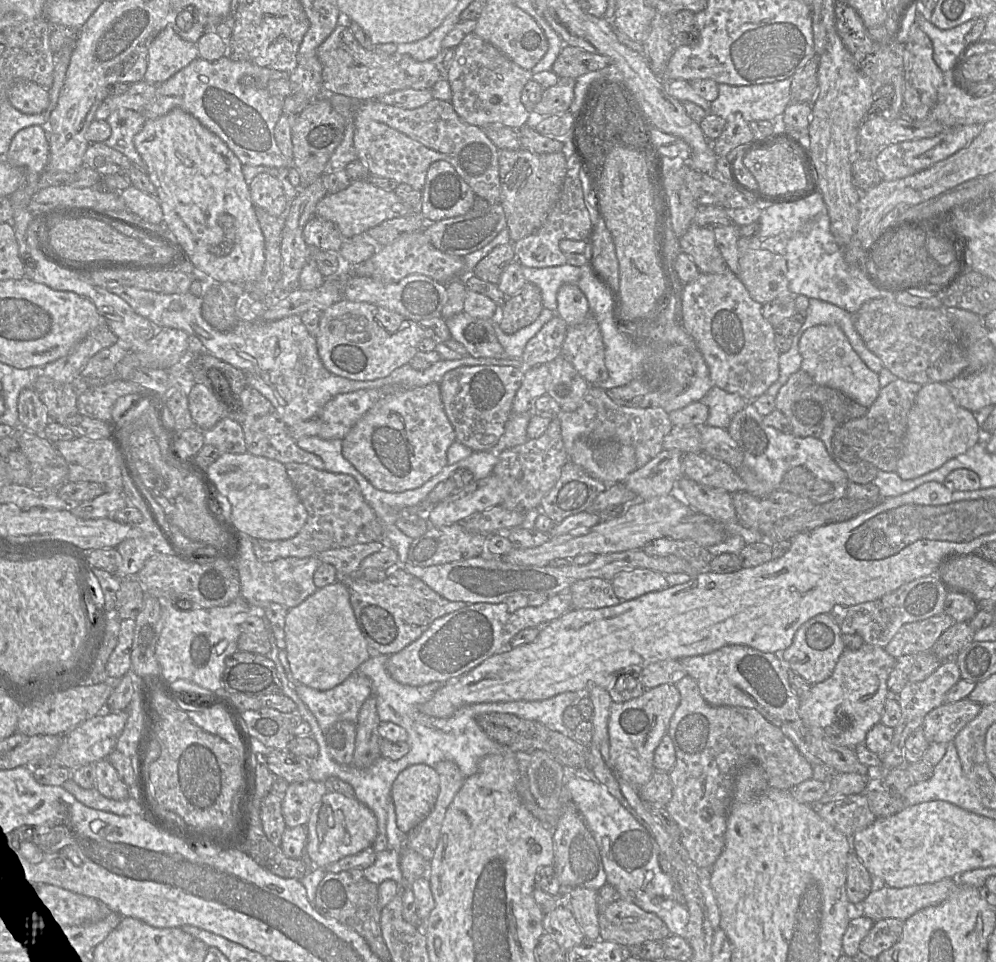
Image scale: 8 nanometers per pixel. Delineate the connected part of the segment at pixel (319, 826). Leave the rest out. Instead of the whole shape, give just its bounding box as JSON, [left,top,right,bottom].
[306,791,378,869]

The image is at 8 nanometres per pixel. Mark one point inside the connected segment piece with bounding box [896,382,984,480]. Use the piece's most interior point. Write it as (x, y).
(938, 429)

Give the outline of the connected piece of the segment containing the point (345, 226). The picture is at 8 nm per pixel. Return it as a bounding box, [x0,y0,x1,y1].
[315,180,413,239]

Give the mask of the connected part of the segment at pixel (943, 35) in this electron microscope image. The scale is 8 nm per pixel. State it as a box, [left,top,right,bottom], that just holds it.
[916,11,976,76]

